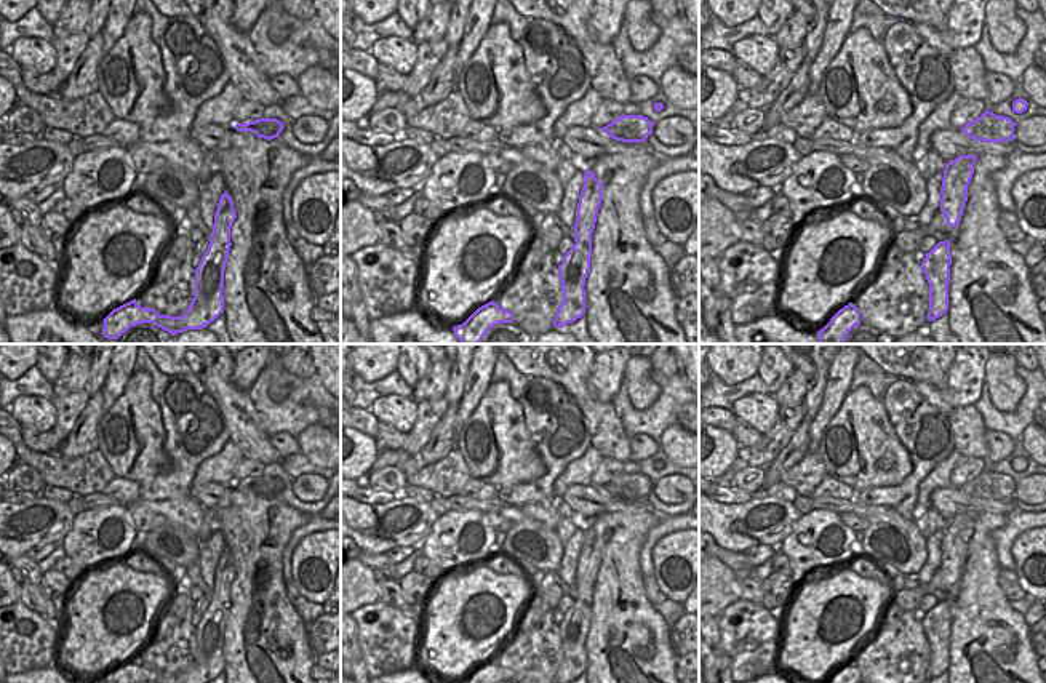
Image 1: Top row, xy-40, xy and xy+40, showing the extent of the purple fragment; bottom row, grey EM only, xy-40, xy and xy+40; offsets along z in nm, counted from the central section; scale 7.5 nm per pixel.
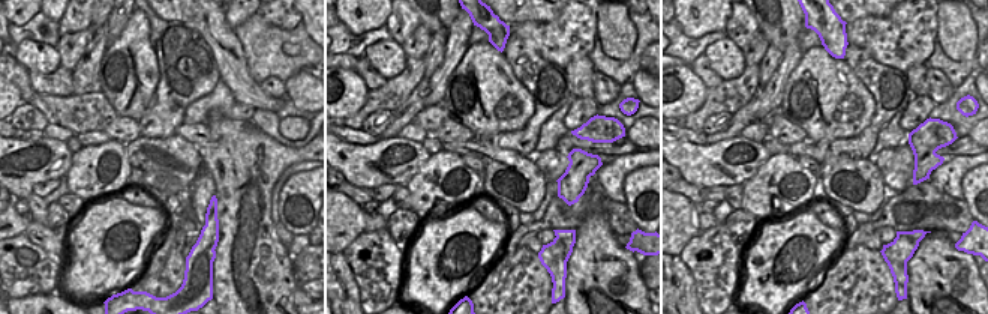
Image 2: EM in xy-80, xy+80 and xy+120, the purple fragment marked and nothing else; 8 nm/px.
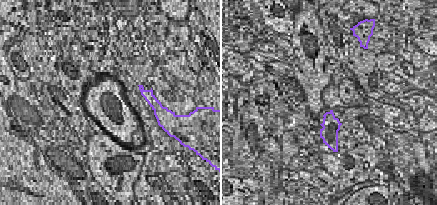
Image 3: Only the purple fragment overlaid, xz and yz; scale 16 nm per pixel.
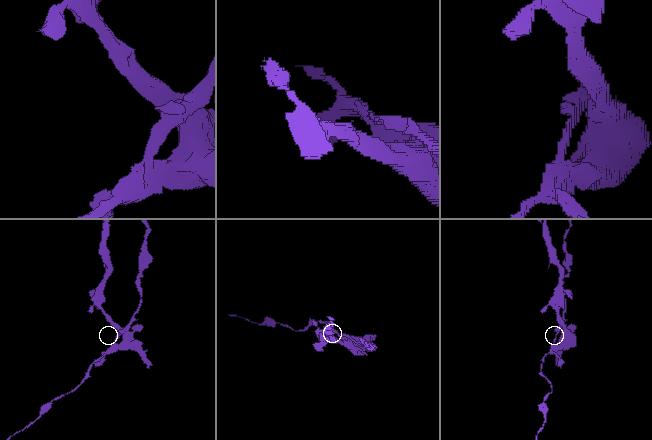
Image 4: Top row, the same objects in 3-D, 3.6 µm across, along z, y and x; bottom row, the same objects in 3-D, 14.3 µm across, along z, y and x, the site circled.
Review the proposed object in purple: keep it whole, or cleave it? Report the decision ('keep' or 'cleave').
cleave

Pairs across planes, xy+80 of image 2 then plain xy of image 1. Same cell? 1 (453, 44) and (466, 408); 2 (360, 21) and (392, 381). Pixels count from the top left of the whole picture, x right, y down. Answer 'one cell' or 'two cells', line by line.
1: one cell
2: two cells

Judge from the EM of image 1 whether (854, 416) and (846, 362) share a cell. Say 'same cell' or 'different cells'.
different cells

